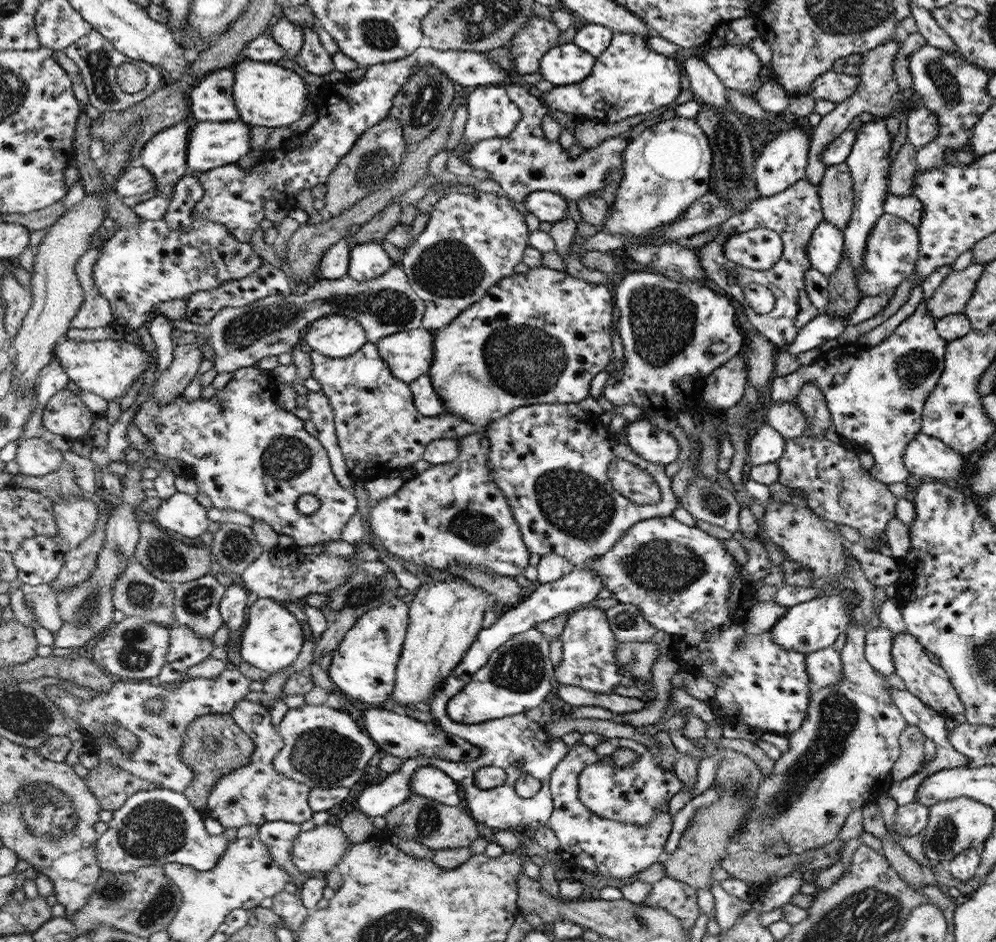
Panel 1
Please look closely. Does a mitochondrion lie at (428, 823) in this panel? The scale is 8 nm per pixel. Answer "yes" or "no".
yes

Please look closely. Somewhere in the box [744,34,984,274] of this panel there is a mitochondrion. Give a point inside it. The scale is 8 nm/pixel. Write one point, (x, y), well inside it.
(946, 85)

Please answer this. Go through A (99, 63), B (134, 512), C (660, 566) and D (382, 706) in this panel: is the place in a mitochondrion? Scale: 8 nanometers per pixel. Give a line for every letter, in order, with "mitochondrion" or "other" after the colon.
A: mitochondrion
B: other
C: mitochondrion
D: other

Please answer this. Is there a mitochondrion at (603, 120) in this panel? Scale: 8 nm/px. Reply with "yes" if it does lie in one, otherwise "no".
no

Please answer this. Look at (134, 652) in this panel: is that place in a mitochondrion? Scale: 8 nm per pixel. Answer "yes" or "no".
yes

